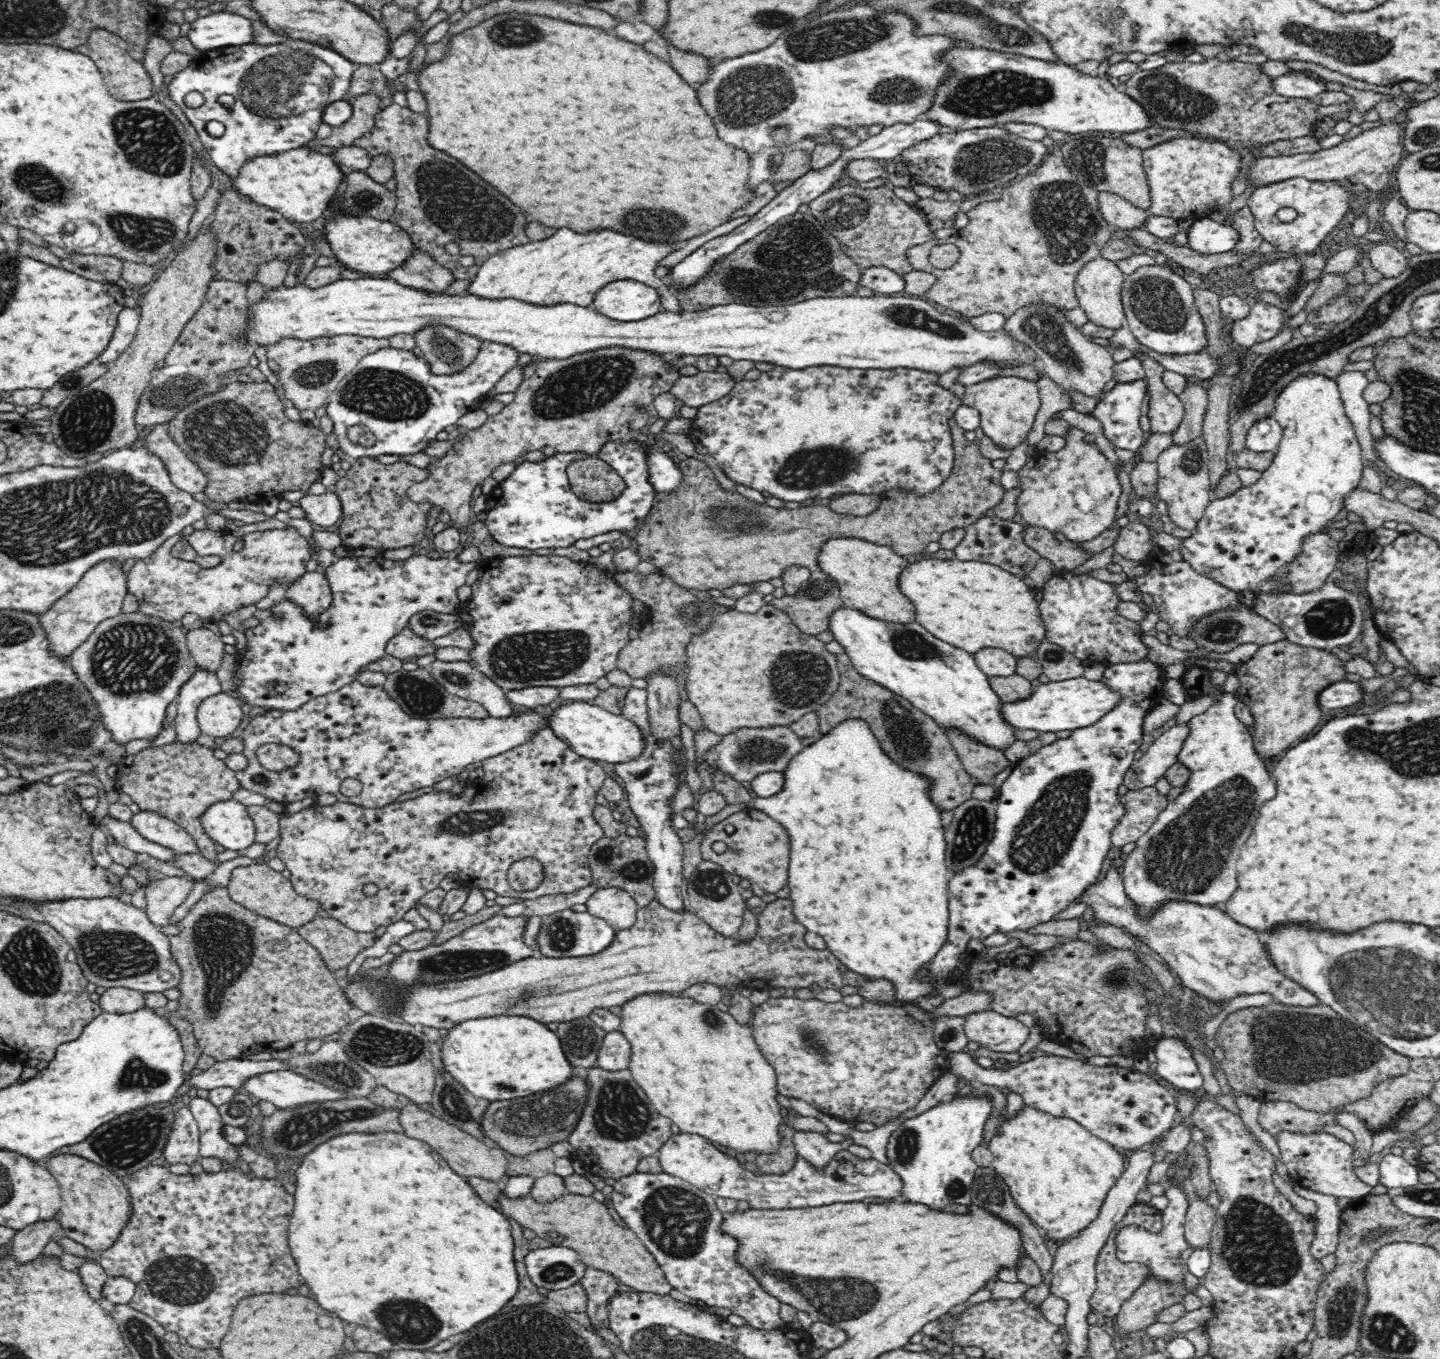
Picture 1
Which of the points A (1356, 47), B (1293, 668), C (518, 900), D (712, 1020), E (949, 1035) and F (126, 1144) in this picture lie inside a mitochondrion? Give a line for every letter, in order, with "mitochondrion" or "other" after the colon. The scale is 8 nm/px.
A: mitochondrion
B: other
C: other
D: mitochondrion
E: mitochondrion
F: mitochondrion

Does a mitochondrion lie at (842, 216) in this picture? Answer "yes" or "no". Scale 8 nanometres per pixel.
yes

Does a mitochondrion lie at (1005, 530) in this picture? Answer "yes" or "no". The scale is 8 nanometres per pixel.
no

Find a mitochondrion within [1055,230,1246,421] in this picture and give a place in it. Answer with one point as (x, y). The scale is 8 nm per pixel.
(1155, 304)

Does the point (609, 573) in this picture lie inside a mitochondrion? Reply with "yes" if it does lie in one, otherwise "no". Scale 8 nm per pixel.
no

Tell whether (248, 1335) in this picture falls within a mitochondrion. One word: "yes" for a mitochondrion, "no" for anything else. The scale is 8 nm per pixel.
no

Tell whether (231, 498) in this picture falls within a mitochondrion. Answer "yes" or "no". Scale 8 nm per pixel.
no

